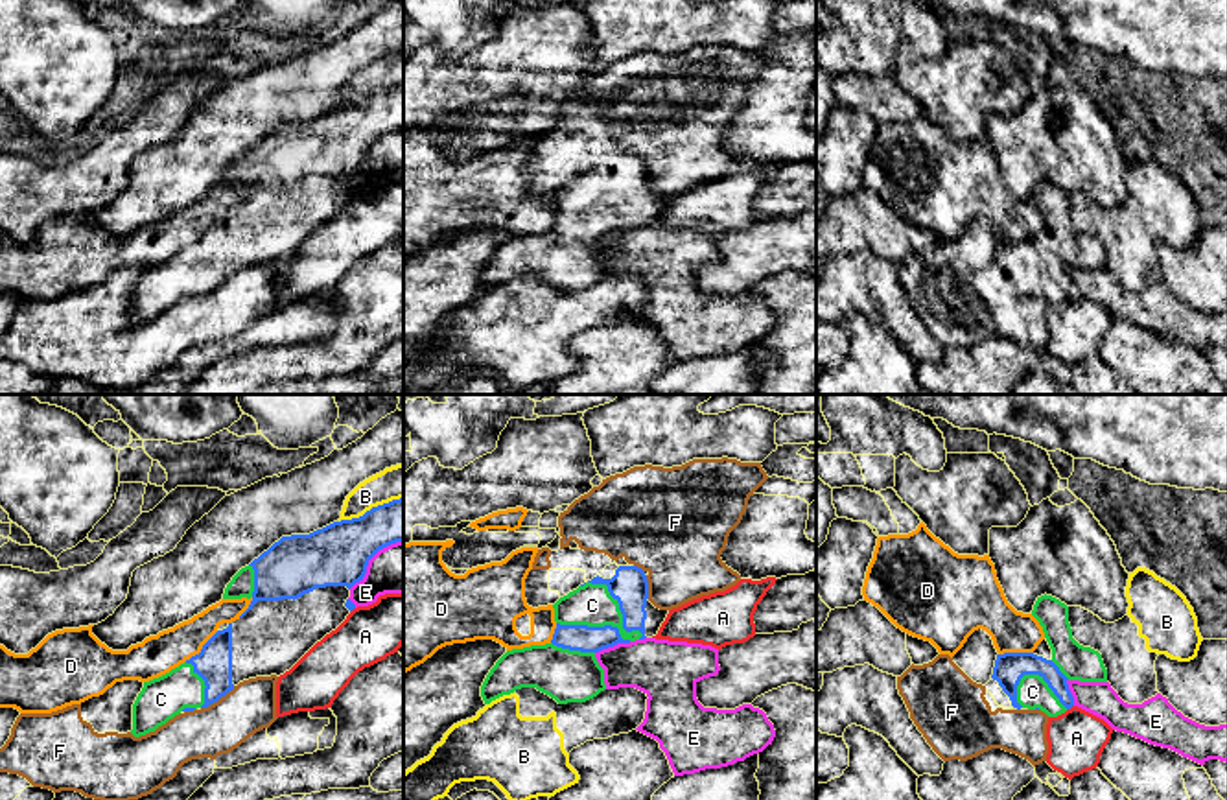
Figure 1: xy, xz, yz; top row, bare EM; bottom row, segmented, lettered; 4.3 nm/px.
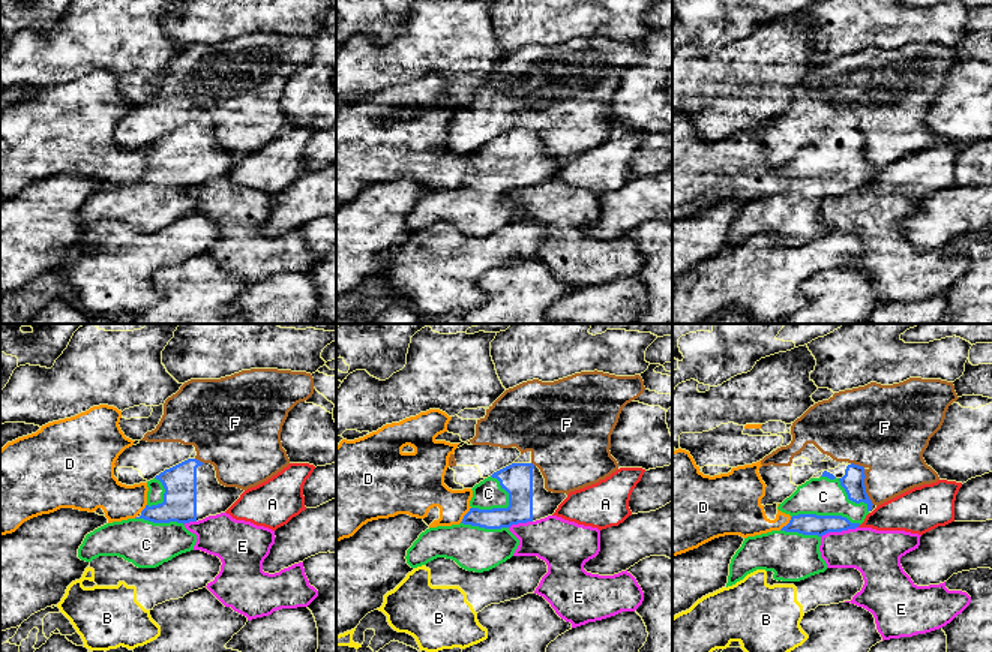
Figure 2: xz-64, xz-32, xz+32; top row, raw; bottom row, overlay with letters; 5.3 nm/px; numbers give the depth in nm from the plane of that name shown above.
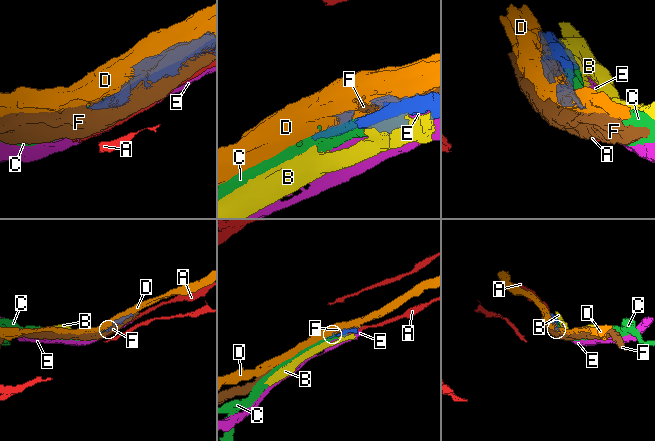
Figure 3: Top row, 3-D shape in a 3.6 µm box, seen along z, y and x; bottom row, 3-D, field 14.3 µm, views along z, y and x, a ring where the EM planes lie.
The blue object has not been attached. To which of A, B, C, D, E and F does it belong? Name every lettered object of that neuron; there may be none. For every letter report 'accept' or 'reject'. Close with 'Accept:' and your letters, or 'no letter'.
A: reject
B: reject
C: accept
D: reject
E: reject
F: reject
Accept: C

